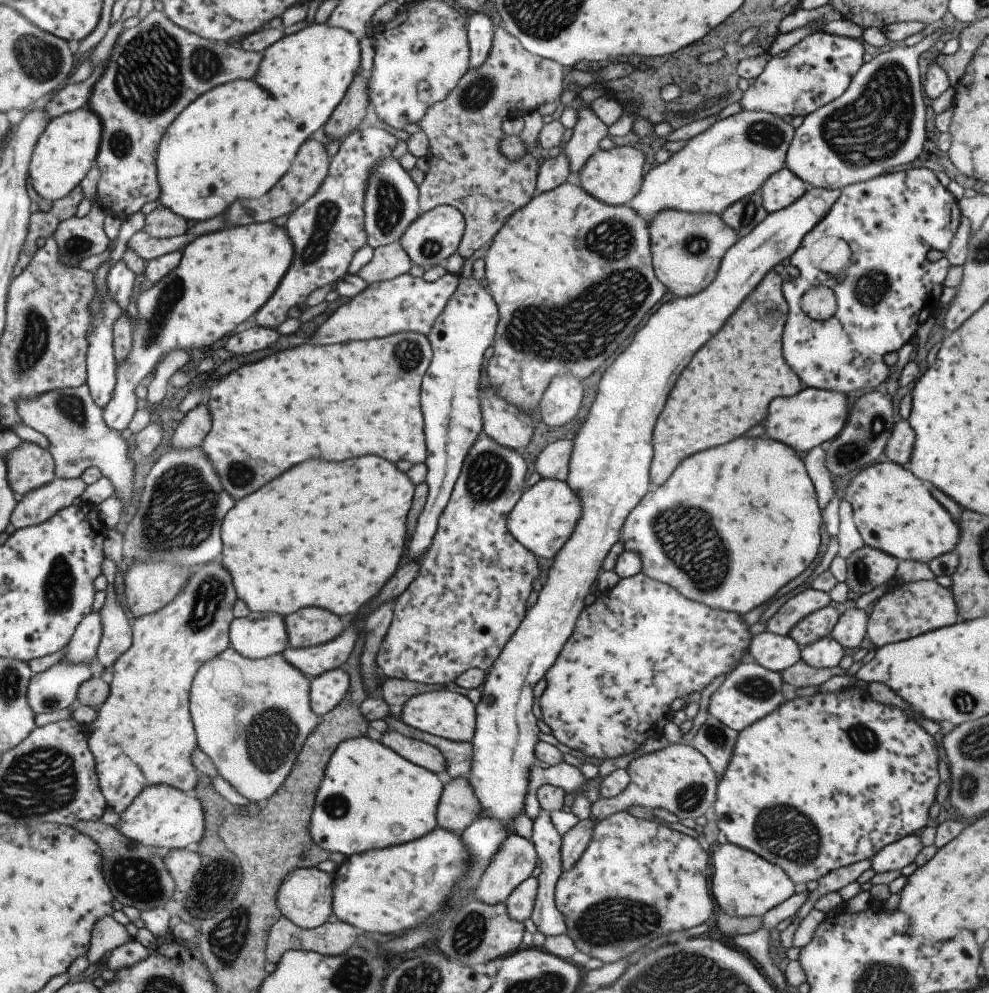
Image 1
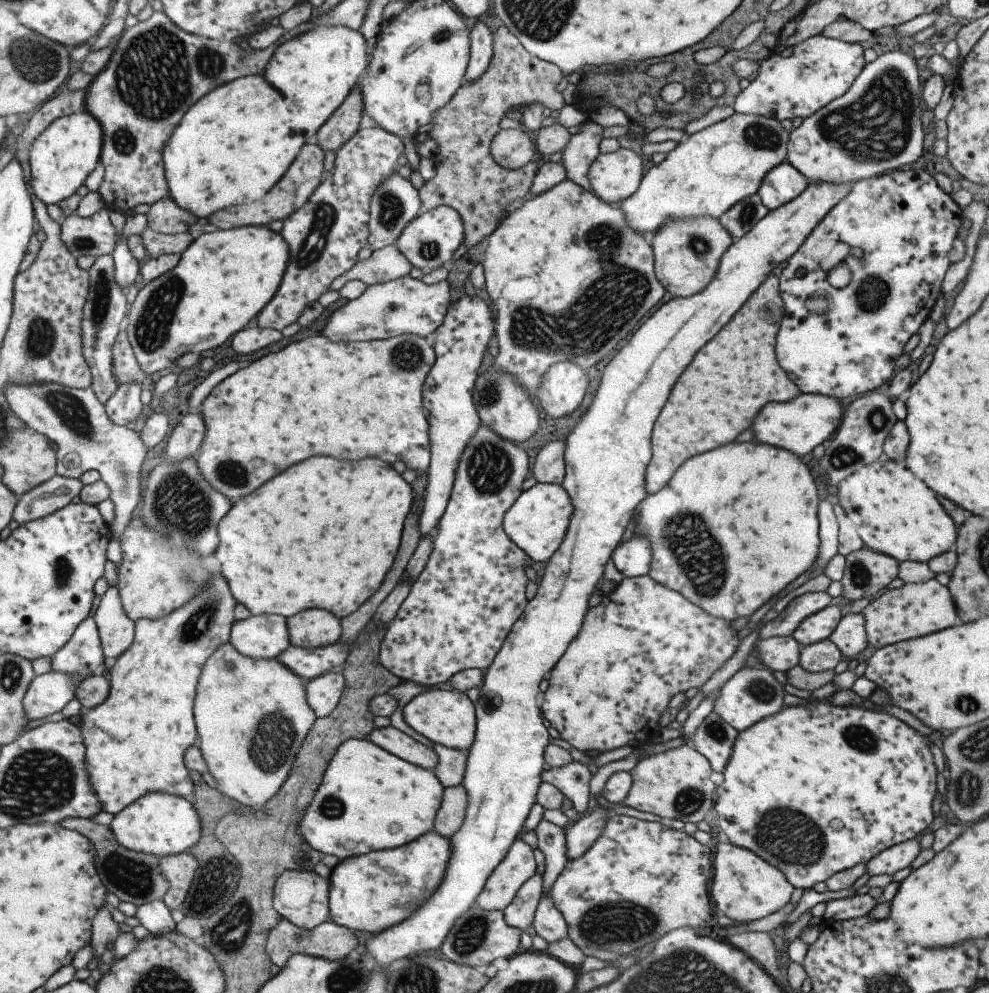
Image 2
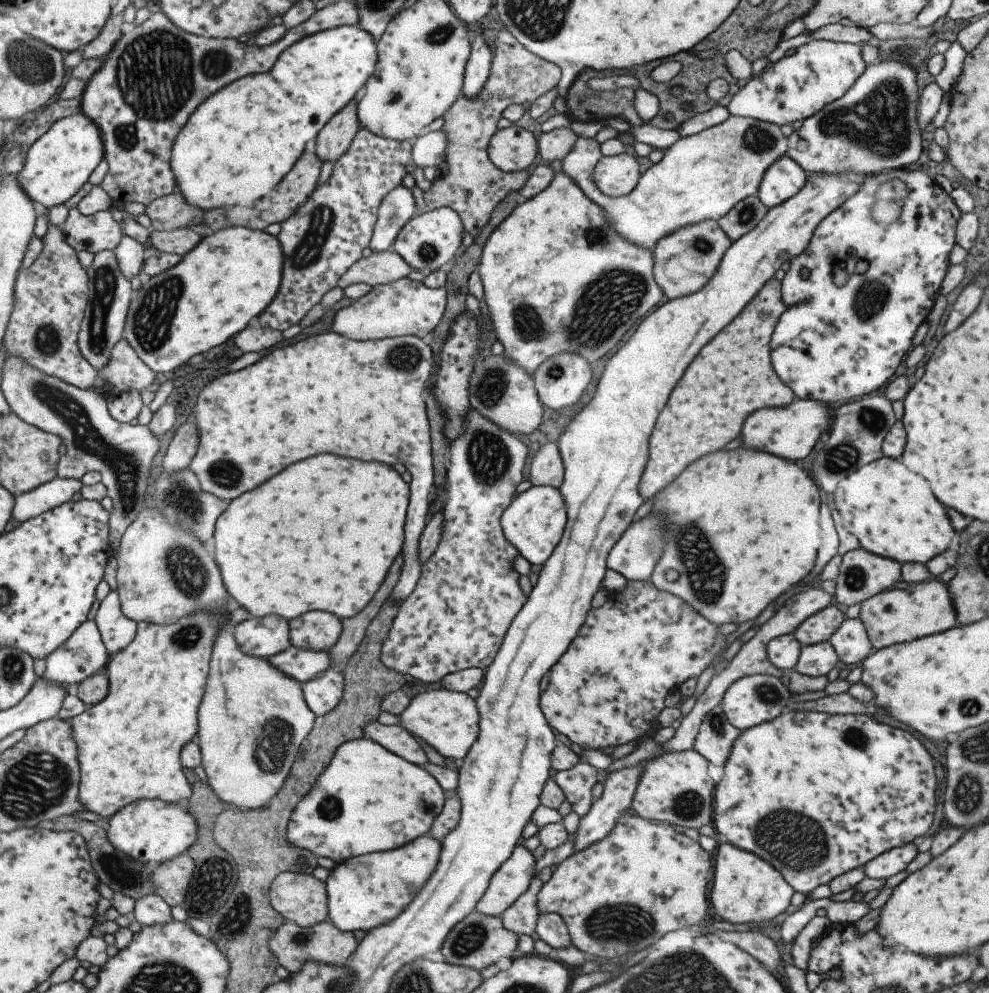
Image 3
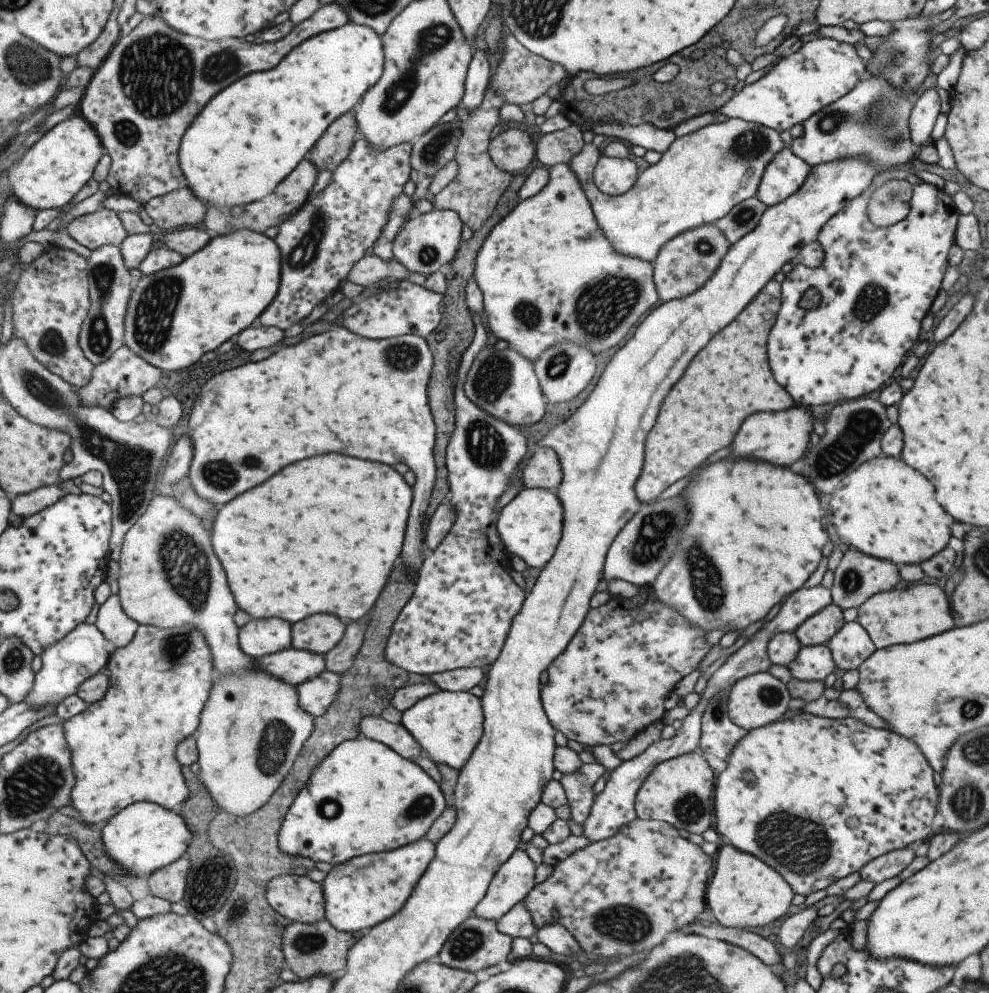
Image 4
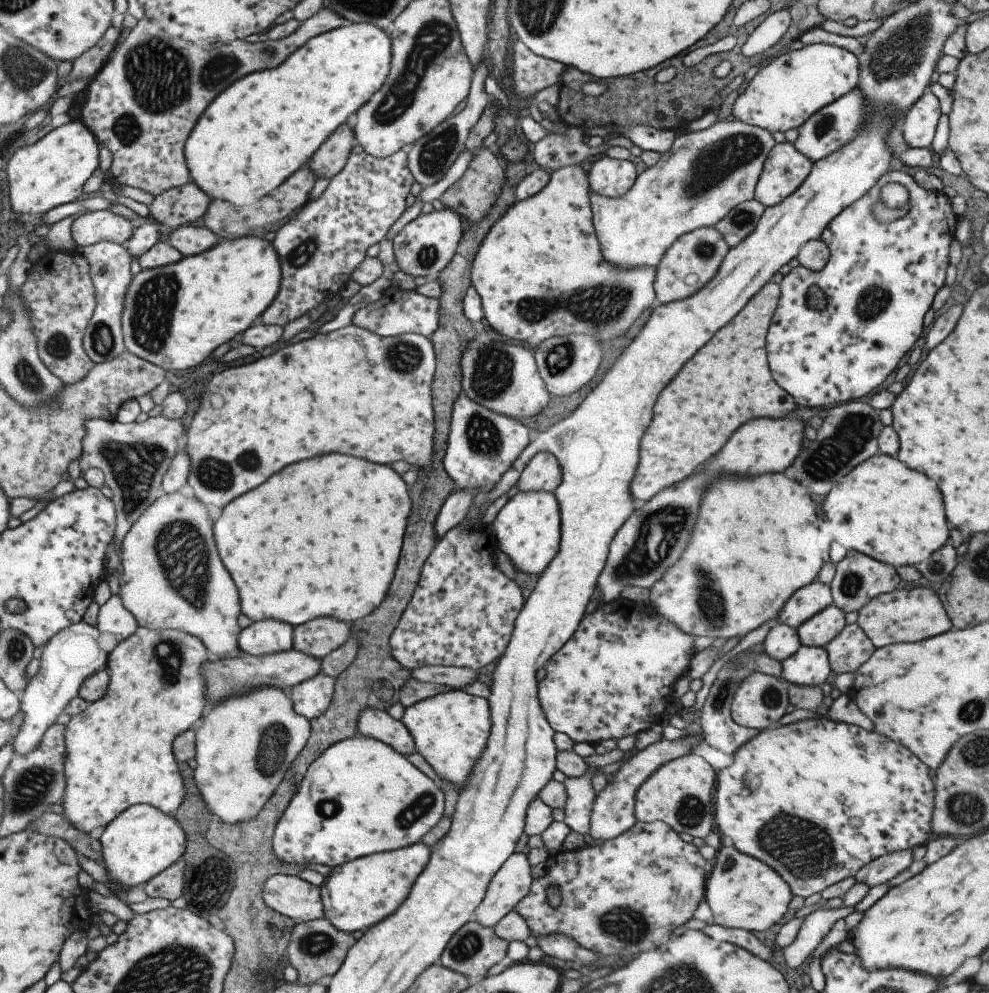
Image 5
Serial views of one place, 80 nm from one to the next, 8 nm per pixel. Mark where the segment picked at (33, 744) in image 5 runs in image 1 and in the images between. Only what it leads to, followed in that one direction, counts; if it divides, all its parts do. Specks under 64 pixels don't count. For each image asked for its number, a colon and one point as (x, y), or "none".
1: (83, 648)
2: (83, 654)
3: (85, 653)
4: (80, 655)

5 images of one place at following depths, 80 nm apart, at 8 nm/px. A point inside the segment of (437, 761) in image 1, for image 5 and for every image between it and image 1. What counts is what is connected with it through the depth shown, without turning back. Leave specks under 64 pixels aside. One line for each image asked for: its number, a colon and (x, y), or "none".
2: (401, 745)
3: (398, 740)
4: (396, 736)
5: (378, 724)

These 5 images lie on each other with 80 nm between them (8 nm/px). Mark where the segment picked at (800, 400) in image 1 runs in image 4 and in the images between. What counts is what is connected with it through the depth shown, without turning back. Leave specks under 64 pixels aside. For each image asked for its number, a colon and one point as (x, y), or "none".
2: (798, 425)
3: (789, 432)
4: (781, 438)

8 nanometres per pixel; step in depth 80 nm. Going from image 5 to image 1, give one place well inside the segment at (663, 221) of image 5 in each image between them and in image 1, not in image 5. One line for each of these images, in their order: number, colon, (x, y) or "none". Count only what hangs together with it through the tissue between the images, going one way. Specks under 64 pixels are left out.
1: (732, 158)
2: (714, 168)
3: (701, 176)
4: (702, 174)

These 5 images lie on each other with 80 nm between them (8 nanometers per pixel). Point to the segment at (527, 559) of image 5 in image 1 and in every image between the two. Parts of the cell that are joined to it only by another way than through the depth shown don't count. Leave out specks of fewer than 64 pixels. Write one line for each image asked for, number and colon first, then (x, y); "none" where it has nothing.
1: (543, 518)
2: (536, 522)
3: (533, 523)
4: (529, 526)

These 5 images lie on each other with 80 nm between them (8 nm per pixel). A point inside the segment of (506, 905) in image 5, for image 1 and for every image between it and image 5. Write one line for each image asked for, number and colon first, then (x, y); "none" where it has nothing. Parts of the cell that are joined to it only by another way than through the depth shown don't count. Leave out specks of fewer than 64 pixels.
1: (512, 862)
2: (518, 864)
3: (510, 880)
4: (511, 882)

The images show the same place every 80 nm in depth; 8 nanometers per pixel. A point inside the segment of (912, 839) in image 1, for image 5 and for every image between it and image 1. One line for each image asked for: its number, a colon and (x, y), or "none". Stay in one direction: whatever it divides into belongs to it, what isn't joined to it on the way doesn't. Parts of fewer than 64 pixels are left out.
2: (900, 855)
3: (890, 862)
4: (890, 864)
5: (880, 870)

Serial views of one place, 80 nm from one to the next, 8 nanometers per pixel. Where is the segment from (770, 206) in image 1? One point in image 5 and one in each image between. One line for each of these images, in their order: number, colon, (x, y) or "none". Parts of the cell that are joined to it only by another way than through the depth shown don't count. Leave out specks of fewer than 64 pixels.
2: (782, 183)
3: (783, 178)
4: (785, 173)
5: (785, 168)

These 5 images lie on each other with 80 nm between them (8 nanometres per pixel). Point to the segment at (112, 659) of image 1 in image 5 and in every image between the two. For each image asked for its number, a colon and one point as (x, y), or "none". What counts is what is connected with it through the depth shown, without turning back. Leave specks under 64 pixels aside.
2: (118, 631)
3: (118, 631)
4: (117, 626)
5: (114, 618)

